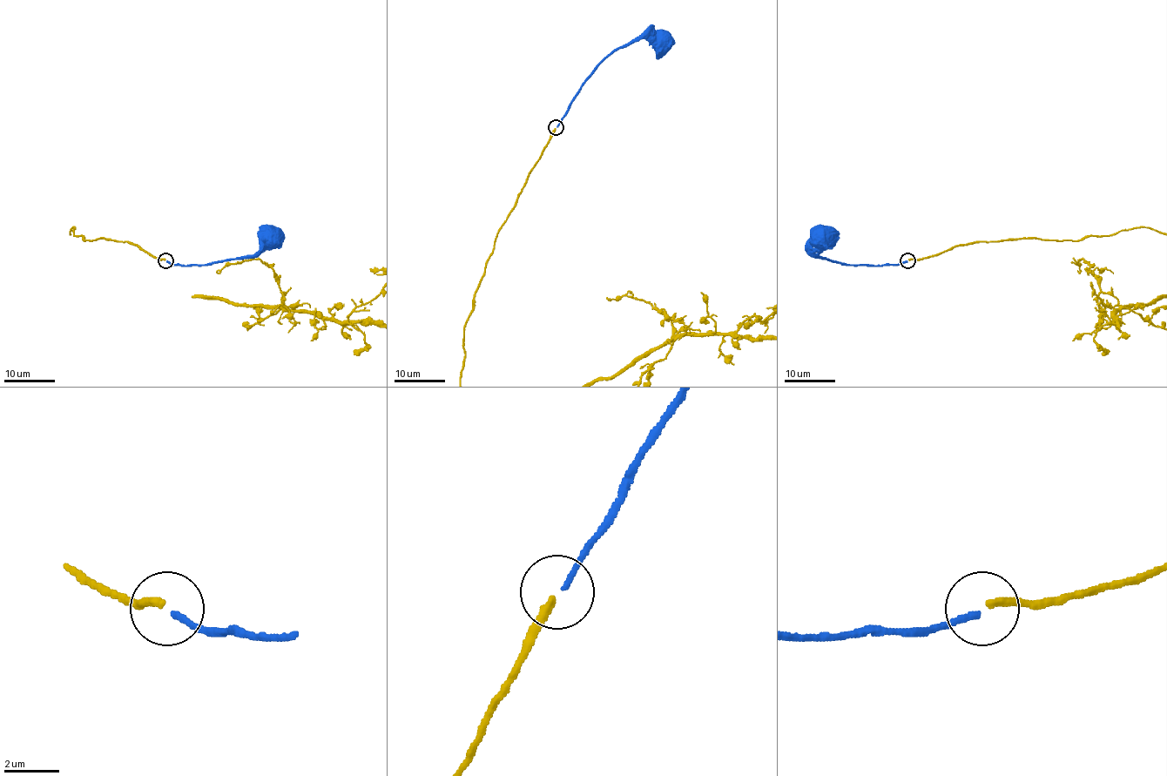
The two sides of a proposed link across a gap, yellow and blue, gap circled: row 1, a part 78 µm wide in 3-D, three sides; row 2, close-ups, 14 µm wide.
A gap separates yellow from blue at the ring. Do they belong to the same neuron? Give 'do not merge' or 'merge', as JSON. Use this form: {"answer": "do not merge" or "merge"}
{"answer": "do not merge"}

